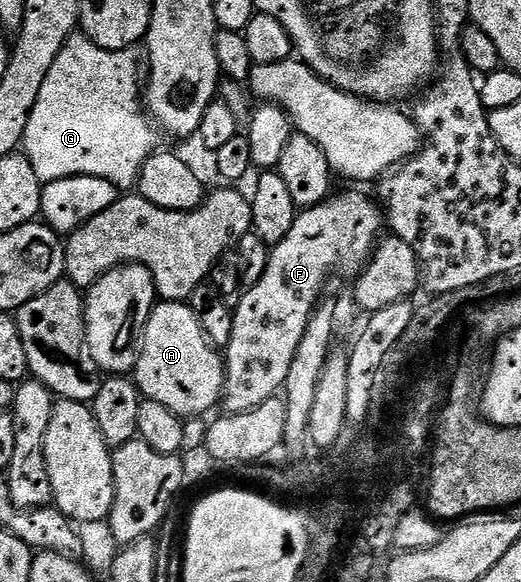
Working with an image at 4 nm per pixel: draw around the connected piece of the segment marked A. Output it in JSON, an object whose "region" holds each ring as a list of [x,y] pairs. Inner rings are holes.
{"region":[[[156,303],[145,326],[143,349],[133,379],[146,399],[161,402],[161,406],[184,418],[206,417],[207,411],[222,401],[227,382],[225,360],[203,335],[201,322],[197,322],[190,303]]]}

